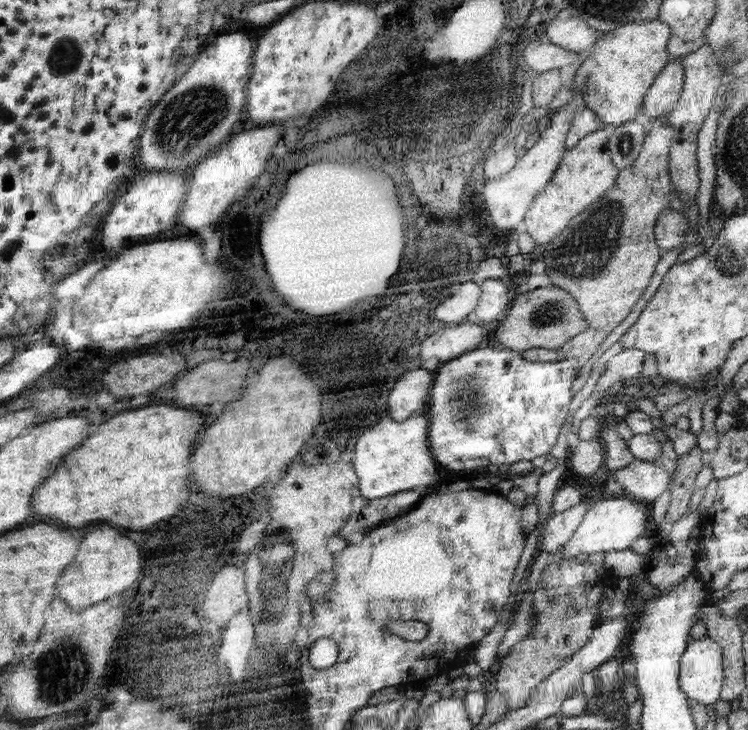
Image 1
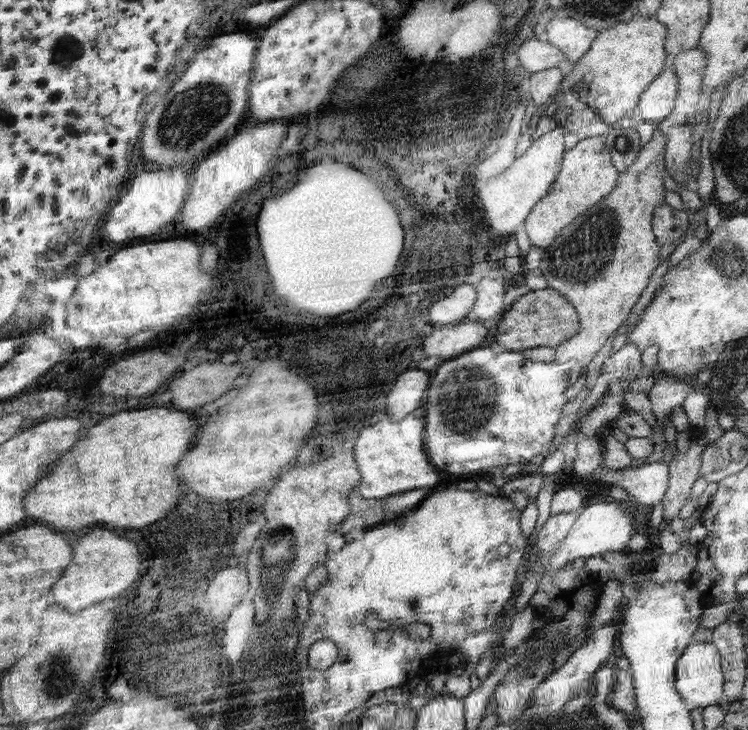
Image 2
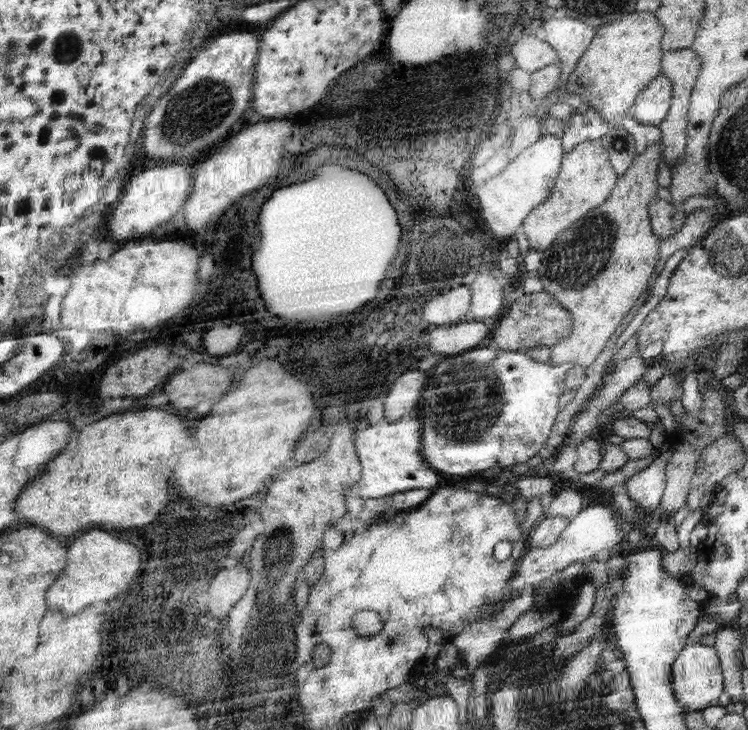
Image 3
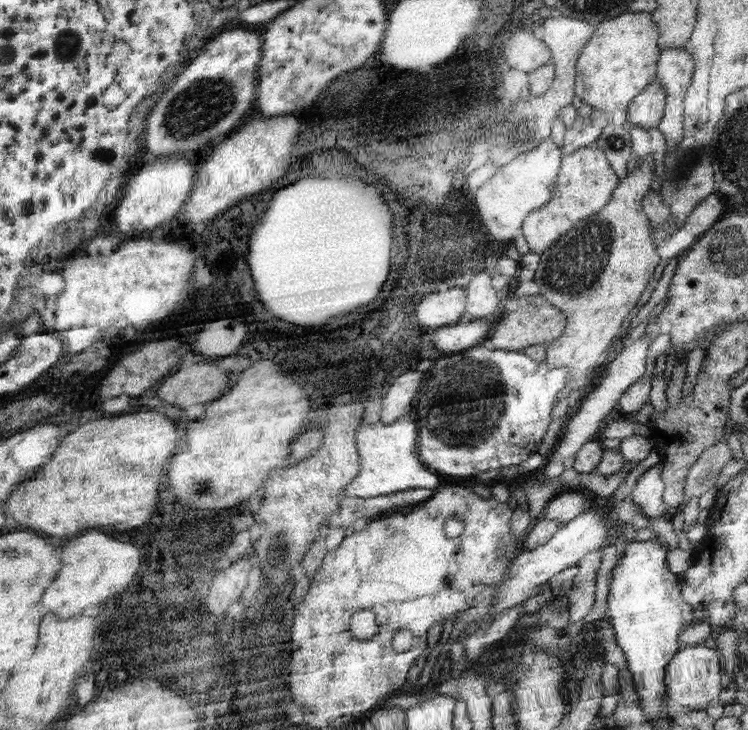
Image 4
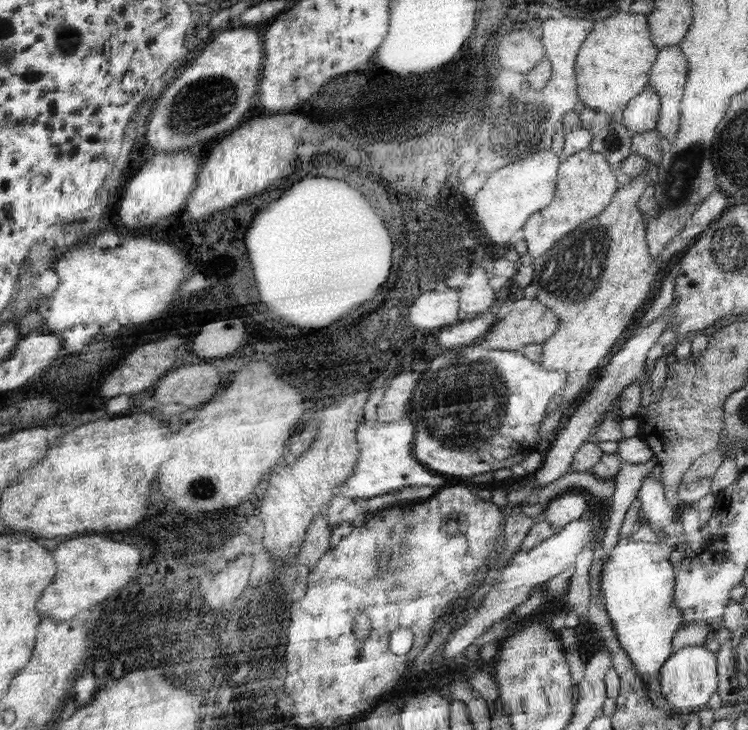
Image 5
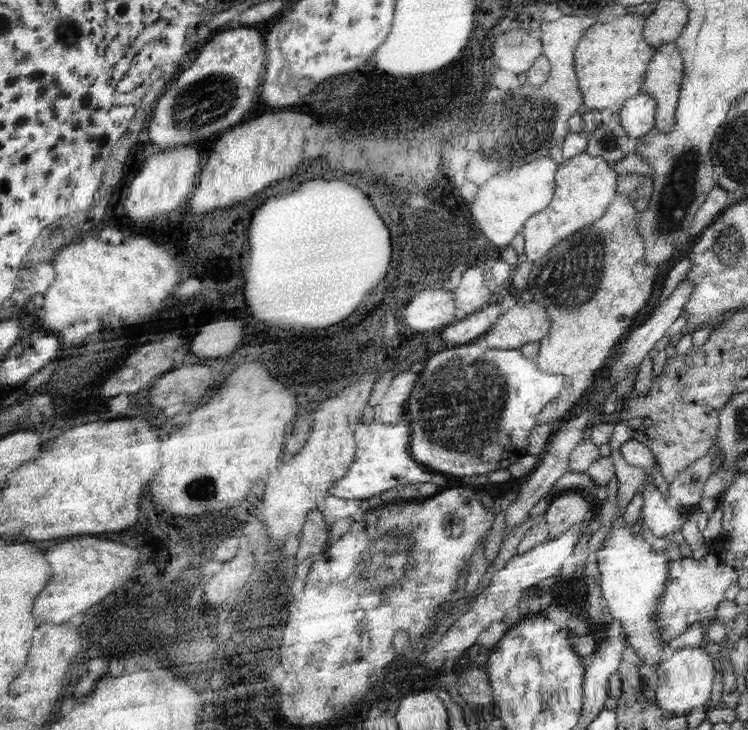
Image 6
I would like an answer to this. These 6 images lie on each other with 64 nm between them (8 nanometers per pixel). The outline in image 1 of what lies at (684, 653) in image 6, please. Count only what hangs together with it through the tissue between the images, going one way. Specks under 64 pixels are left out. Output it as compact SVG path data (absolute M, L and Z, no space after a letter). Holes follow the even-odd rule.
M691 640L681 658L679 682L681 690L689 696L689 702L697 702L699 706L713 706L713 702L719 702L725 674L721 668L721 650L713 640Z

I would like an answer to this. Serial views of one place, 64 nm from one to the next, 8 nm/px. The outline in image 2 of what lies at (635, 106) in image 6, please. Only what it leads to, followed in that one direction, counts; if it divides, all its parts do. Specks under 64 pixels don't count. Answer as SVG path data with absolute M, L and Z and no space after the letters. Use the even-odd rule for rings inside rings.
M665 70L641 96L641 104L635 110L635 118L647 124L663 124L677 108L677 96L681 80L675 70Z

